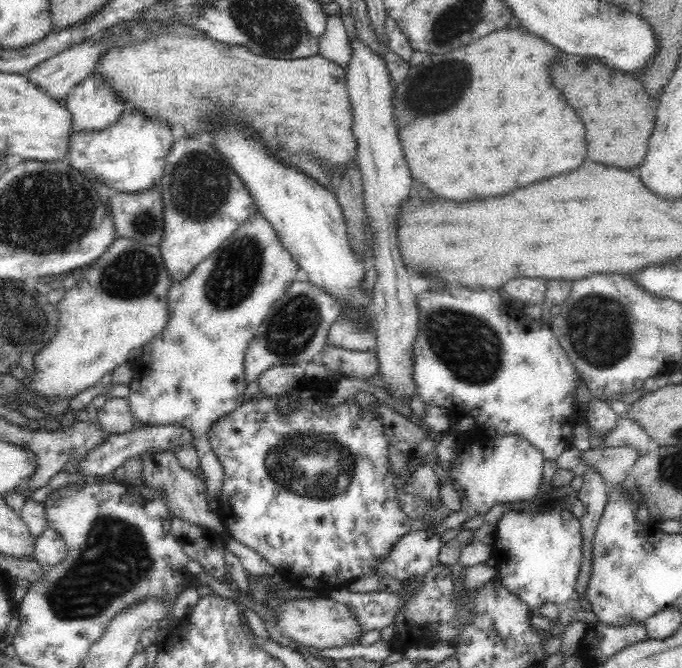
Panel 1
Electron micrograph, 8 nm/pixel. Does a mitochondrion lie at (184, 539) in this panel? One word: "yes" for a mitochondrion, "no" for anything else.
no

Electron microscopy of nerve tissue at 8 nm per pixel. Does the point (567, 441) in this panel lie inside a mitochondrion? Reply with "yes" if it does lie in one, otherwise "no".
no

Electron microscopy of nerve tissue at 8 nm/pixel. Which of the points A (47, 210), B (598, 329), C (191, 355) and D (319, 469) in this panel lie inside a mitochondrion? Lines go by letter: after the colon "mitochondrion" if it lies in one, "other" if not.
A: mitochondrion
B: mitochondrion
C: other
D: mitochondrion

